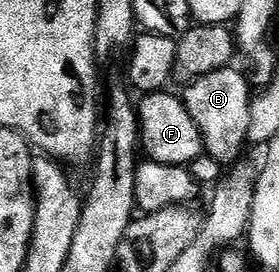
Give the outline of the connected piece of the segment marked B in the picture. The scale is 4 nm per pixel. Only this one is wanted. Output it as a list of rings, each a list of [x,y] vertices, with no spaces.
[[[234,66],[209,73],[209,77],[194,79],[186,84],[181,98],[189,109],[189,117],[197,121],[197,129],[203,134],[206,154],[221,164],[230,165],[239,162],[244,154],[243,146],[249,143],[249,109],[253,98],[253,87],[248,76],[235,71]]]

